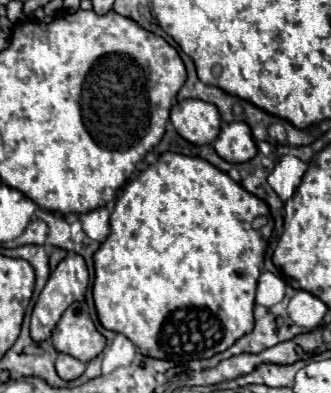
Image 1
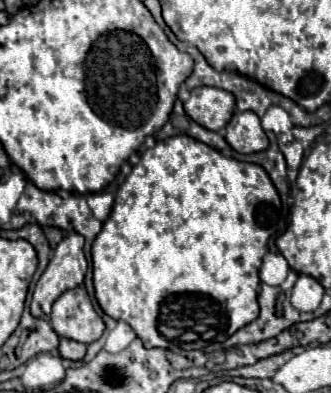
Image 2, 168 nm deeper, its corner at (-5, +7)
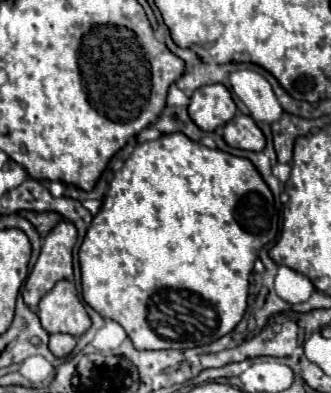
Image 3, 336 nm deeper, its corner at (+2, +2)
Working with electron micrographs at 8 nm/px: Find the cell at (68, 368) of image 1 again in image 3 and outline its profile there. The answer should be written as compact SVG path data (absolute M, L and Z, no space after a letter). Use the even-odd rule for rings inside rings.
M50 334L50 352L58 358L66 358L76 346L76 338L70 334Z

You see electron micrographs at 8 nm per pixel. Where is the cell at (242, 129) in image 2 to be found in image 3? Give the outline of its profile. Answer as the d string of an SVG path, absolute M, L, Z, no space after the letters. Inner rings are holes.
M238 114L236 118L232 118L226 126L224 126L224 140L234 146L234 148L242 148L242 150L262 150L266 144L266 138L262 134L262 130L258 128L258 124L246 116L246 114Z

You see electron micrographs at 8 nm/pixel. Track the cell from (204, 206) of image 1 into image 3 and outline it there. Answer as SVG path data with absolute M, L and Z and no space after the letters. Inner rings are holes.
M182 132L164 134L158 140L136 144L130 158L124 162L122 170L114 176L110 182L110 188L106 192L106 198L102 202L100 212L92 218L92 224L88 226L88 232L84 236L84 242L78 252L80 270L82 270L82 298L86 304L90 304L102 318L110 318L118 322L128 338L132 340L136 350L170 350L170 348L194 348L210 344L228 332L234 330L234 326L240 322L240 318L246 312L246 300L248 300L248 286L250 286L250 274L254 268L254 262L258 258L258 250L264 246L264 238L260 232L276 232L278 224L274 220L274 198L268 188L268 184L262 180L260 172L254 168L254 164L248 158L232 156L222 150L206 148L200 142L190 140Z

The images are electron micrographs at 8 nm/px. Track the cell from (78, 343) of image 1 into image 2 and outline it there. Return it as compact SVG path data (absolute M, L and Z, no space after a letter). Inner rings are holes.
M75 287L55 301L51 311L51 327L59 337L85 345L97 341L105 331L105 323L95 313L85 287Z

